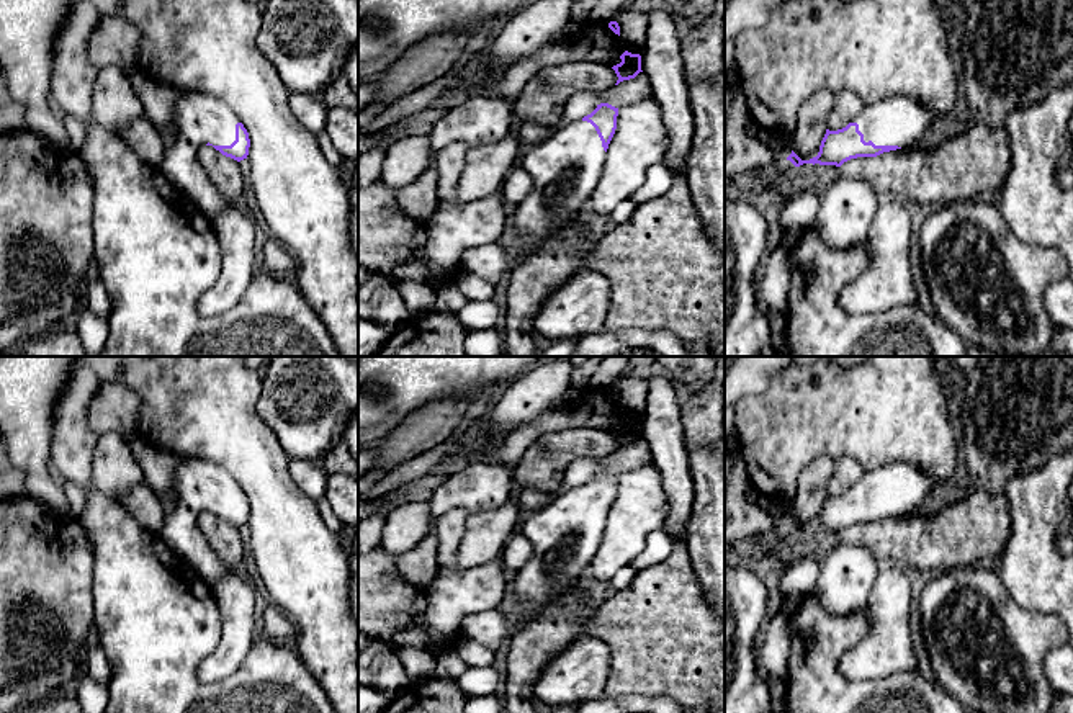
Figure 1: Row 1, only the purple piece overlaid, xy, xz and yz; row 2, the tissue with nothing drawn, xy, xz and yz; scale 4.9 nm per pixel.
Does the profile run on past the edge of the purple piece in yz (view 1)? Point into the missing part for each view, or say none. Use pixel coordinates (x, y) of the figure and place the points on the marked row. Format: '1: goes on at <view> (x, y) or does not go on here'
1: goes on at yz (902, 121)

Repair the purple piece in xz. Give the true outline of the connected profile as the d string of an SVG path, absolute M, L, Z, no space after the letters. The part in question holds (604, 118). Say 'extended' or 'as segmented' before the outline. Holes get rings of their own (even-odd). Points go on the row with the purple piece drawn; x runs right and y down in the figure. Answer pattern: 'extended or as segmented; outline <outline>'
extended; outline M600 103L581 121L558 128L546 141L522 152L519 165L532 177L533 188L509 214L509 237L522 250L553 237L589 206L604 170L605 152L617 129L617 116L618 108Z

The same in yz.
extended; outline M895 95L880 103L865 105L846 128L826 129L816 157L801 160L792 150L787 160L795 167L803 164L841 167L851 159L877 157L921 142L934 119L936 113L929 106L909 96Z

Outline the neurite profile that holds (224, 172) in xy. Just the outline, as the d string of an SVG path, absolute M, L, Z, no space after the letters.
M204 144L198 149L198 162L227 201L244 203L247 200L249 185L237 160Z

